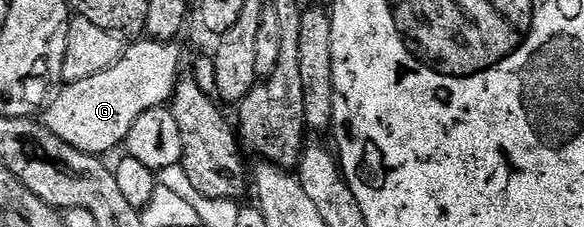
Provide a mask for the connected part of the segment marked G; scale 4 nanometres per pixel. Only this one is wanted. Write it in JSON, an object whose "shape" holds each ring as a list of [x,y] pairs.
{"shape":[[[145,41],[138,42],[135,46],[127,45],[123,49],[122,59],[116,64],[112,64],[112,68],[108,68],[96,76],[88,76],[88,80],[63,85],[51,97],[44,110],[44,114],[46,113],[44,125],[50,129],[50,133],[60,136],[60,140],[64,140],[64,144],[72,144],[72,148],[76,148],[80,152],[106,156],[109,150],[114,150],[117,146],[119,149],[125,143],[132,124],[136,124],[136,120],[140,120],[140,116],[144,112],[165,107],[174,95],[174,85],[178,83],[180,77],[178,69],[182,66],[182,50],[174,42]]]}

